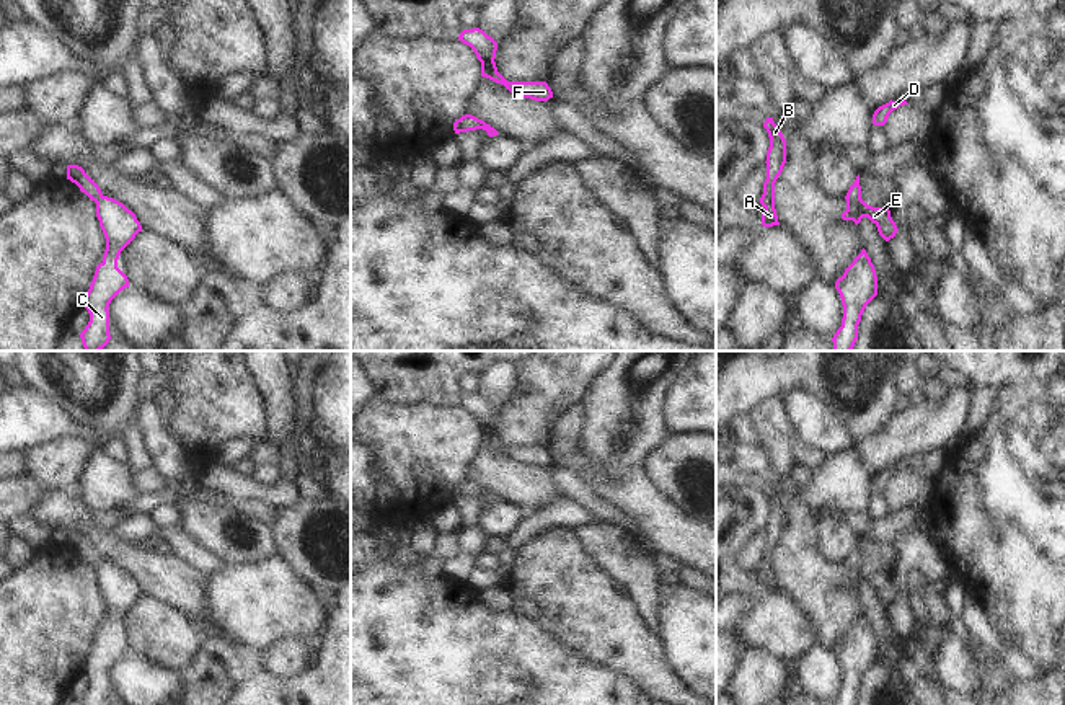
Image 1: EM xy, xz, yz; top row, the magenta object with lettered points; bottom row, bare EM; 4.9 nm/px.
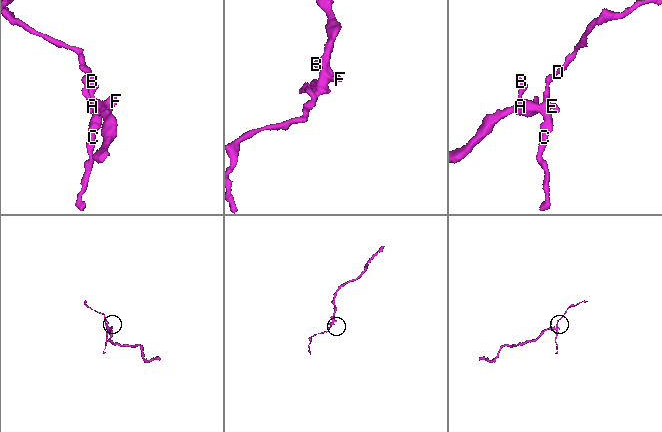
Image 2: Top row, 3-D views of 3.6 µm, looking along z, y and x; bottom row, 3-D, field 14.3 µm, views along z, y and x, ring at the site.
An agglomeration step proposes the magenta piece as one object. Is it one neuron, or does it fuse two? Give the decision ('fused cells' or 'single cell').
single cell

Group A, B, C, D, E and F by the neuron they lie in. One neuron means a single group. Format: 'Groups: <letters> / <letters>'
Groups: A B C D E F

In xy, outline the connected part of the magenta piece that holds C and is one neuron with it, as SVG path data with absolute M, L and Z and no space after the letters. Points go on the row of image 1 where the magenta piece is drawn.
M68 165L67 180L96 202L96 217L106 238L103 261L96 266L83 299L90 321L80 333L85 351L101 351L111 339L109 304L122 289L129 287L129 279L117 268L117 259L121 251L142 232L142 225L122 202L104 196L82 166Z

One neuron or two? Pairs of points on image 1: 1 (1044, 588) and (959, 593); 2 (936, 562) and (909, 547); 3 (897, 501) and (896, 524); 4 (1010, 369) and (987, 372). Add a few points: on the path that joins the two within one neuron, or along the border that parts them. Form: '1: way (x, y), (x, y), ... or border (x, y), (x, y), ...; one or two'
1: border (961, 581), (969, 594); two
2: way (930, 560), (915, 550); one
3: border (928, 500), (917, 498), (901, 513), (889, 513); two
4: way (1005, 369), (992, 369); one

